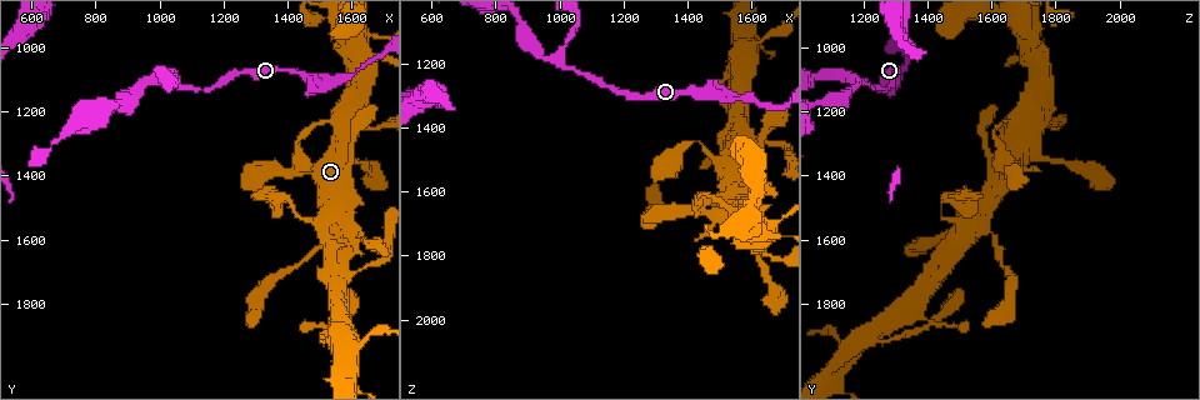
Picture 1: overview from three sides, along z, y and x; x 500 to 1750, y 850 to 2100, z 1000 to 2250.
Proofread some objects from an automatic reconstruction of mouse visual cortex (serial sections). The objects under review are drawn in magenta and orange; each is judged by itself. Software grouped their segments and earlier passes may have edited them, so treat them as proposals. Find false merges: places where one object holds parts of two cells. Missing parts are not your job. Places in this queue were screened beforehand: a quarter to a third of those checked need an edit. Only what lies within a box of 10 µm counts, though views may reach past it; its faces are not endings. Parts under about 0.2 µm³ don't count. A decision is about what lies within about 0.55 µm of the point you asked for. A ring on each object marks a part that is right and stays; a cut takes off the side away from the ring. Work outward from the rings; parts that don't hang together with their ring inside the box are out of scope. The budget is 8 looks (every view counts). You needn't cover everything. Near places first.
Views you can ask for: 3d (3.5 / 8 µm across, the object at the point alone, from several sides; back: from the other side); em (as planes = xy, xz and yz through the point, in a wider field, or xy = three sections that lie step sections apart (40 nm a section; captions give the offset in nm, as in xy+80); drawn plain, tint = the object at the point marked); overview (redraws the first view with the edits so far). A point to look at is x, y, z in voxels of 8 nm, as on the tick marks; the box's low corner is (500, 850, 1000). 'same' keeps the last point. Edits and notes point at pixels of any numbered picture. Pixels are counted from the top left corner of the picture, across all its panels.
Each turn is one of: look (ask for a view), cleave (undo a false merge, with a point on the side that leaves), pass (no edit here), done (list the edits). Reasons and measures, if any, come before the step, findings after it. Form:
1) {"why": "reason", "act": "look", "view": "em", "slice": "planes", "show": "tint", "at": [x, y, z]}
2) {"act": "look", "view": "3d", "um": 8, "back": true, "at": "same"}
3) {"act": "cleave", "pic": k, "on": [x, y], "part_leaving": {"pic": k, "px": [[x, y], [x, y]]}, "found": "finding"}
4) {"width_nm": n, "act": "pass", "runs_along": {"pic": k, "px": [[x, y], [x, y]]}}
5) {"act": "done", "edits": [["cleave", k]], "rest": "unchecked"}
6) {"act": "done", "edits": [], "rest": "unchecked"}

{"why": "abrupt turn", "act": "look", "view": "3d", "um": 3.5, "at": [990, 1100, 1200]}

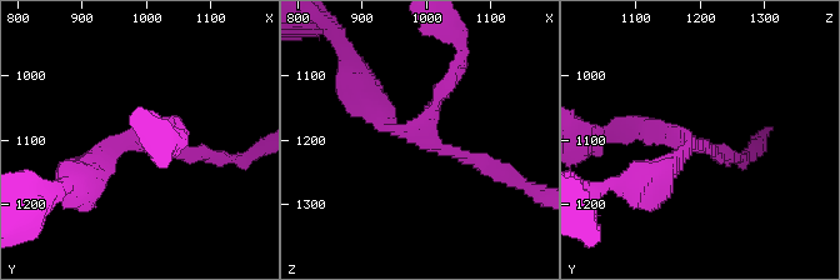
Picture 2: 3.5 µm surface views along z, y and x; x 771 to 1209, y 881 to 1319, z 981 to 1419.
{"arms": 3, "arm_widths_nm": [150, 200, 300], "why": "shape alone is not enough", "act": "look", "view": "em", "slice": "planes", "show": "tint", "at": [990, 1110, 1190]}

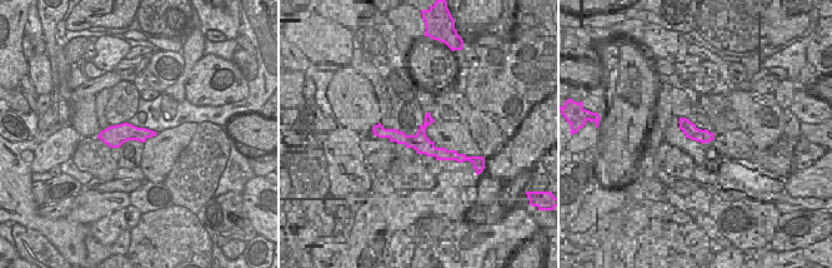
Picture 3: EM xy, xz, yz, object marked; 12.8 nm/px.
{"why": "another direction", "act": "look", "view": "em", "slice": "xy", "step": 5, "show": "tint", "at": "same"}

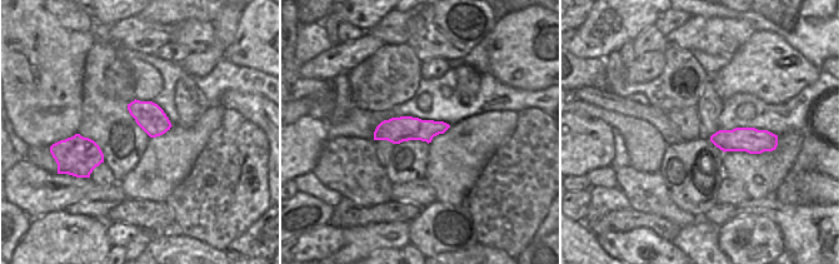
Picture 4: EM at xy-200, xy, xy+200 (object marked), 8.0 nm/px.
{"act": "pass", "found": "one cell here"}

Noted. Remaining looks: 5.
{"why": "thin arm on a thick one", "act": "look", "view": "3d", "um": 3.5, "at": [1650, 1030, 1700]}

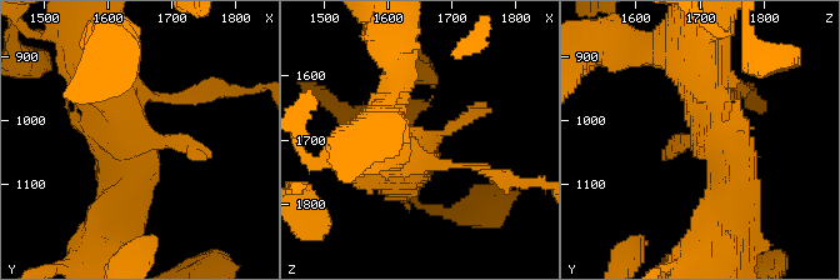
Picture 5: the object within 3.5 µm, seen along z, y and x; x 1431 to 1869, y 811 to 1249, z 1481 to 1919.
{"act": "look", "view": "em", "slice": "xy", "step": 3, "show": "tint", "at": [1655, 1030, 1710]}

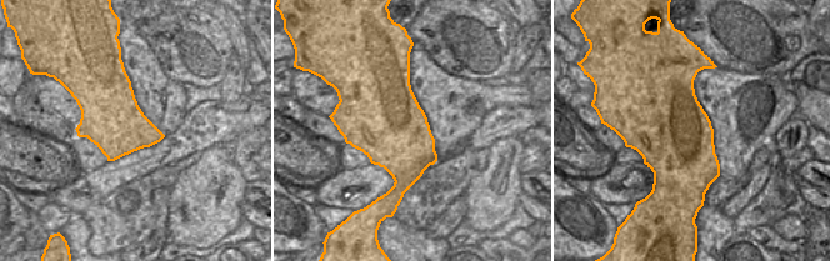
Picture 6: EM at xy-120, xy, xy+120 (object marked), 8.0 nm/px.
{"act": "pass", "runs_along": {"pic": 5, "px": [[730, 223], [733, 160], [695, 73]]}, "found": "all the same cell"}

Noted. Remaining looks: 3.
{"why": "thin arm on a thick one", "act": "look", "view": "3d", "um": 3.5, "back": true, "at": [1600, 1940, 1150]}

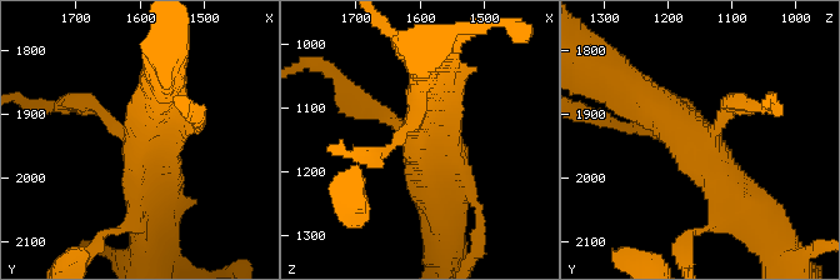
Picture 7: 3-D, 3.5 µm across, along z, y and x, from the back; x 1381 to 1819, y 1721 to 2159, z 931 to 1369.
{"act": "pass", "runs_along": {"pic": 7, "px": [[634, 93], [698, 139], [753, 204]]}, "found": "one cell here"}

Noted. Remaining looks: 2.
{"act": "done", "edits": [], "rest": "unchecked"}

